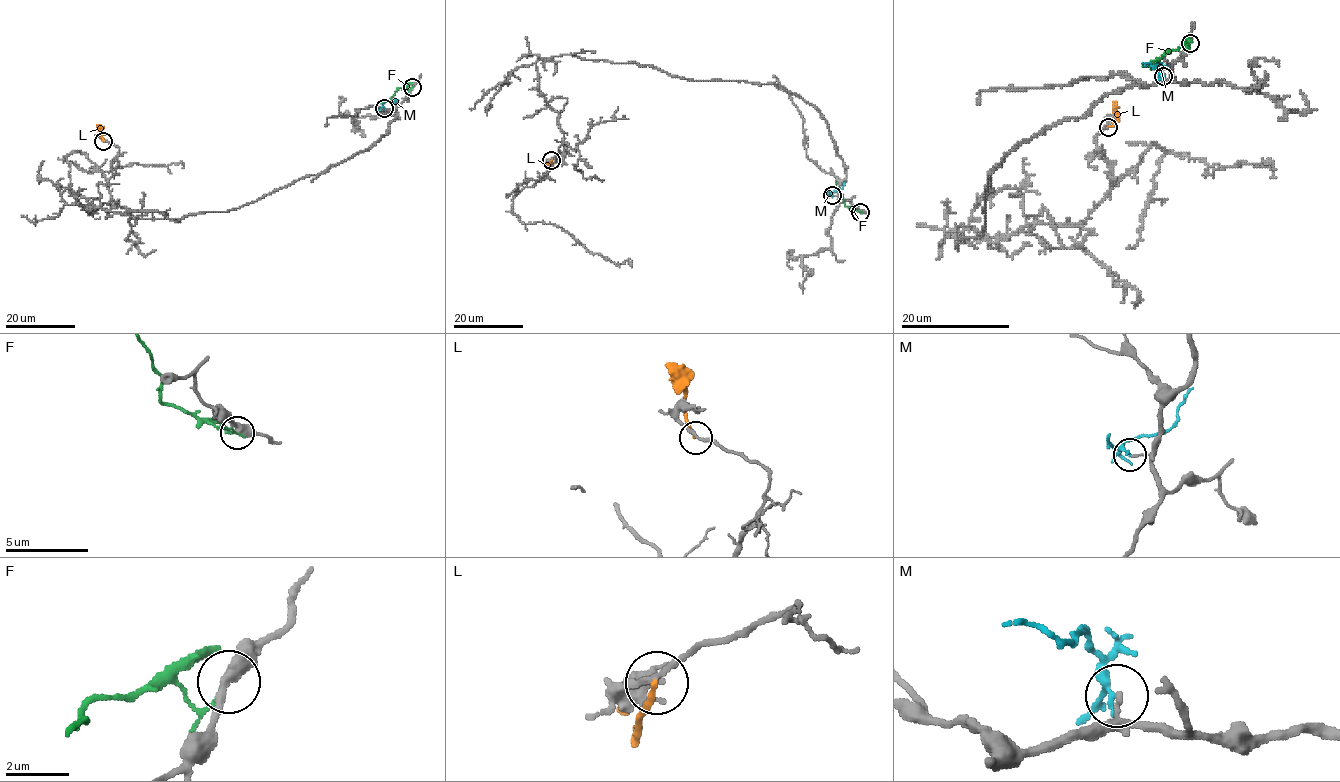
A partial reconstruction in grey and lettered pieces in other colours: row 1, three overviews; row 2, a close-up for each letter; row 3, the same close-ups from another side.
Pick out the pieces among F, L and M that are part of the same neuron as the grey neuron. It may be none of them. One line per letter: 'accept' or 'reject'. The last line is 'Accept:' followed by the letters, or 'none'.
F: reject
L: reject
M: reject
Accept: none

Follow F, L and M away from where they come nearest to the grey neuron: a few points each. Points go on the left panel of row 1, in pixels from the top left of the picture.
F: (413, 86), (409, 90), (398, 88), (382, 104)
L: (103, 140), (97, 125)
M: (385, 108), (386, 101), (398, 100)

